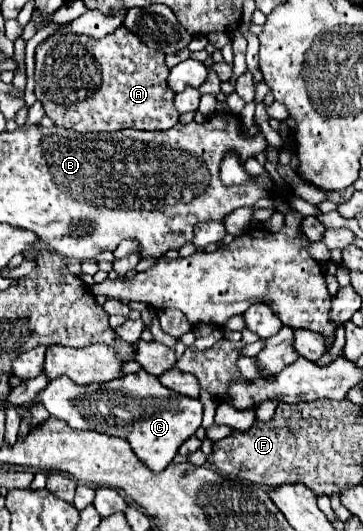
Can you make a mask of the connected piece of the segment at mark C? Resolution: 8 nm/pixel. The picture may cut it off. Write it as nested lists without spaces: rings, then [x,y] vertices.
[[[145,370],[101,384],[99,390],[73,384],[67,376],[61,376],[51,380],[45,394],[41,392],[35,402],[43,402],[51,416],[65,420],[71,428],[125,438],[137,458],[153,472],[163,470],[175,458],[177,448],[195,434],[203,418],[201,400],[171,392]]]

